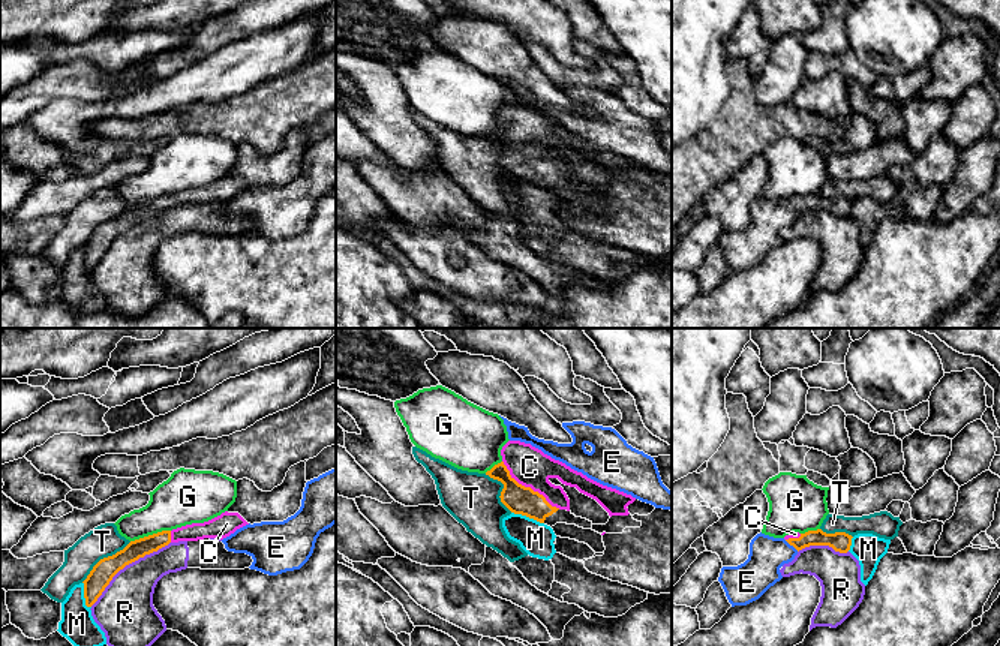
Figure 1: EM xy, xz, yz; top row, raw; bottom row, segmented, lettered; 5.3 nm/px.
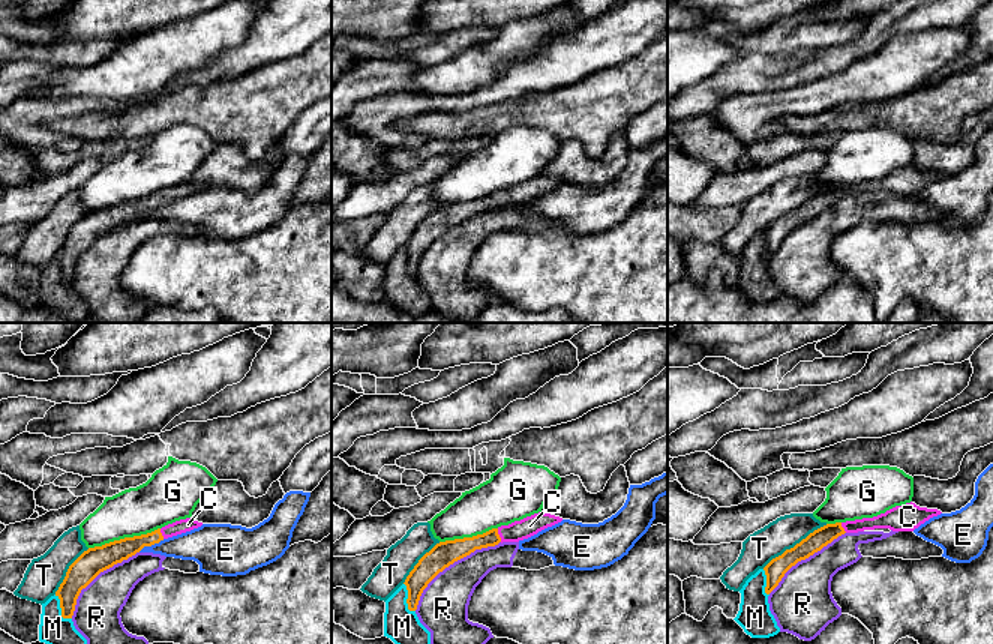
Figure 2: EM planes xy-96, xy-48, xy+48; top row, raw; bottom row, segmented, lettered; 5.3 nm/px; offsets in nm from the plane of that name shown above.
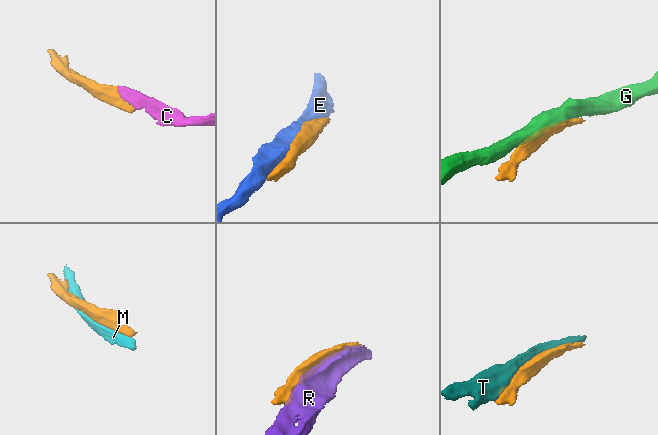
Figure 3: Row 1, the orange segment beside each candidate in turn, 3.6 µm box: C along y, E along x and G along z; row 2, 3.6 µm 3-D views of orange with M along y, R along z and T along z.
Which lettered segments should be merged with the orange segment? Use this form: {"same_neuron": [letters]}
{"same_neuron": ["C"]}

